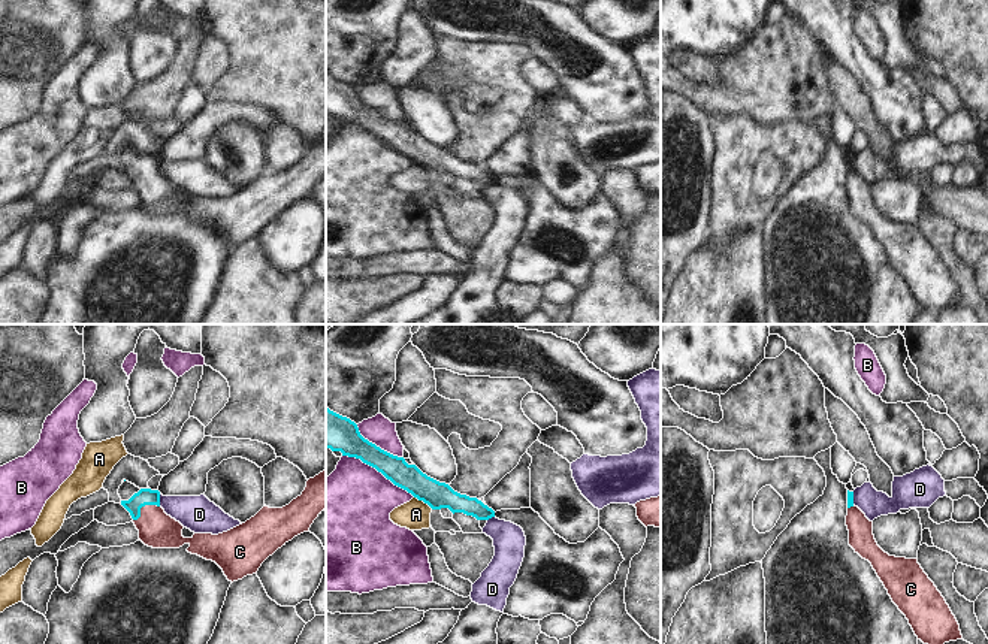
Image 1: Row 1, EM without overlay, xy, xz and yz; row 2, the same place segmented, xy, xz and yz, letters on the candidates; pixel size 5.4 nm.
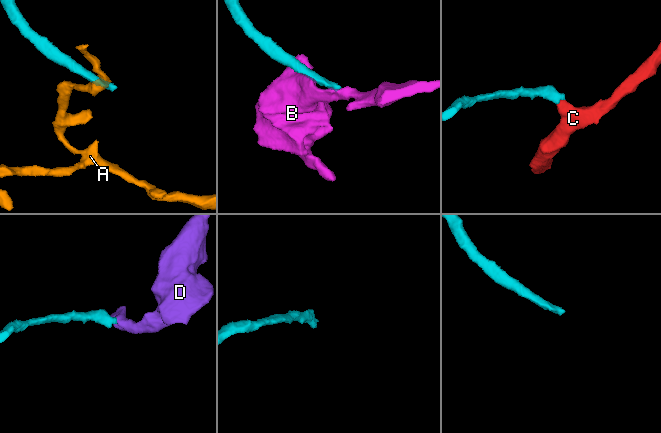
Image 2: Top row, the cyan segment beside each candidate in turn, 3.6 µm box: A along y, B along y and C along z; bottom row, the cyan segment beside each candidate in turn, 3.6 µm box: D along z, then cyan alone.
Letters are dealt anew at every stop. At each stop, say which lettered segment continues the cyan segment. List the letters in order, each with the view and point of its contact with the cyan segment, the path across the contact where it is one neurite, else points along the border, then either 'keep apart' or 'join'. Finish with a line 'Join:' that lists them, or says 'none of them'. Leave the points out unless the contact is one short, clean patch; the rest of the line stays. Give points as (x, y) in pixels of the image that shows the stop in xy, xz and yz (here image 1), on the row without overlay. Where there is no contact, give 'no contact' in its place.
A: xz (423, 166) | along xz (414, 162), (432, 174) | keep apart
B: xz (378, 136) | keep apart
C: xy (142, 171) | across xy (145, 162), (142, 171), (157, 194) | join
D: xy (159, 165) | along xy (159, 159), (160, 171) | keep apart
Join: C

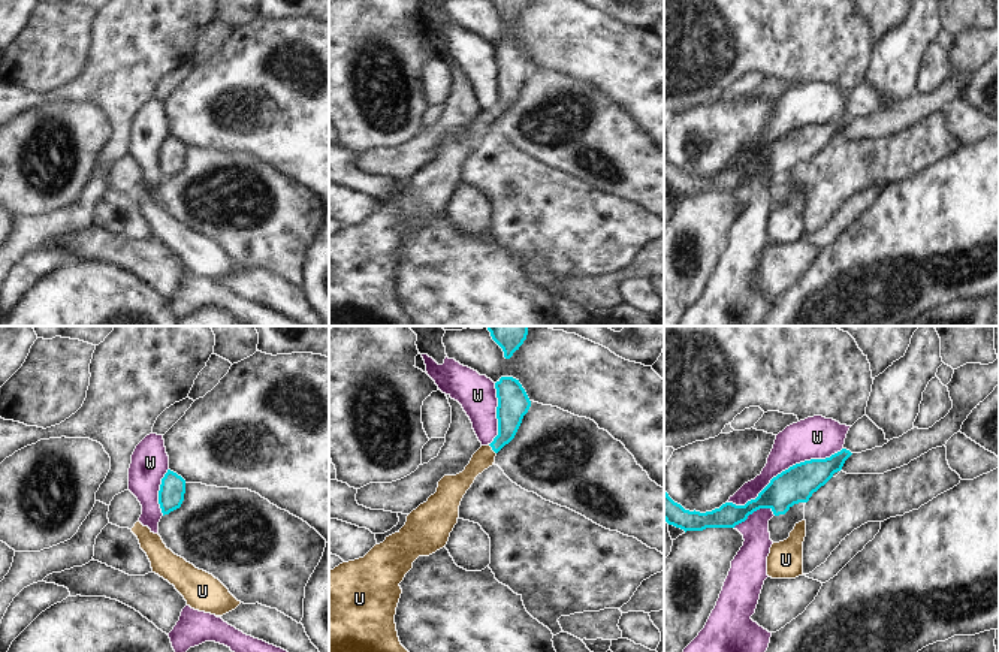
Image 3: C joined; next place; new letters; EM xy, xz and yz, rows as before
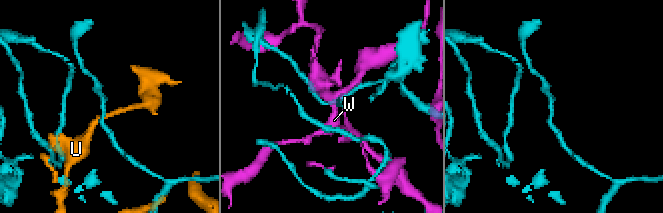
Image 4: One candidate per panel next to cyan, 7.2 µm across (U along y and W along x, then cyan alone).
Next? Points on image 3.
U: xz (492, 114) | keep apart
W: yz (785, 135) | keep apart
Join: none of them

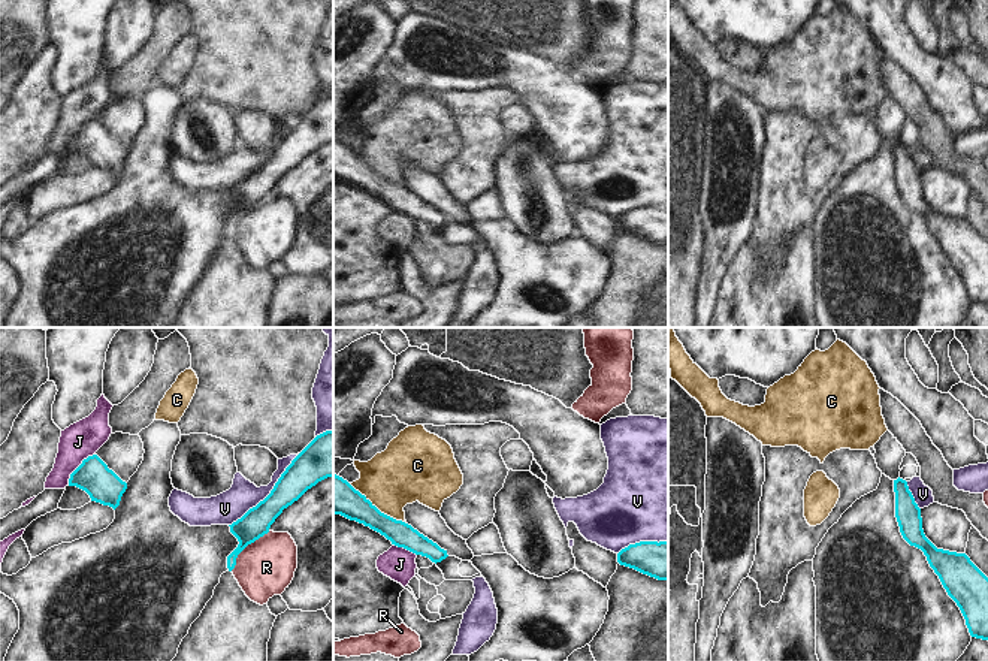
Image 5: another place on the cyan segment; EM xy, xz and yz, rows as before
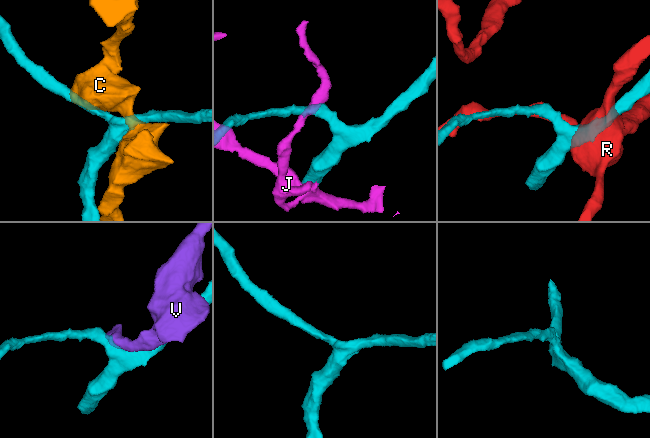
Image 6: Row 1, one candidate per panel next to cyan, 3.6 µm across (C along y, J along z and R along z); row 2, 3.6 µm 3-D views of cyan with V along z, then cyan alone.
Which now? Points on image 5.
C: xz (375, 172) | along xz (349, 148), (381, 177), (405, 189) | keep apart
J: xy (78, 132) | along xy (94, 118), (88, 120), (70, 139), (68, 150) | keep apart
R: xy (245, 211) | keep apart
V: xy (269, 159) | keep apart
Join: none of them

